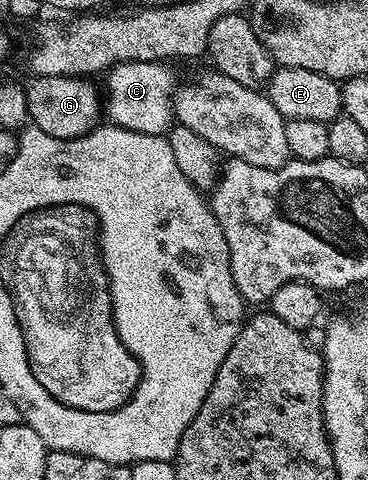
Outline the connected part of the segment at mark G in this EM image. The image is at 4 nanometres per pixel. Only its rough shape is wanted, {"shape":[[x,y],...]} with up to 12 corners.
{"shape":[[82,76],[24,82],[32,126],[59,140],[87,135],[103,111]]}

